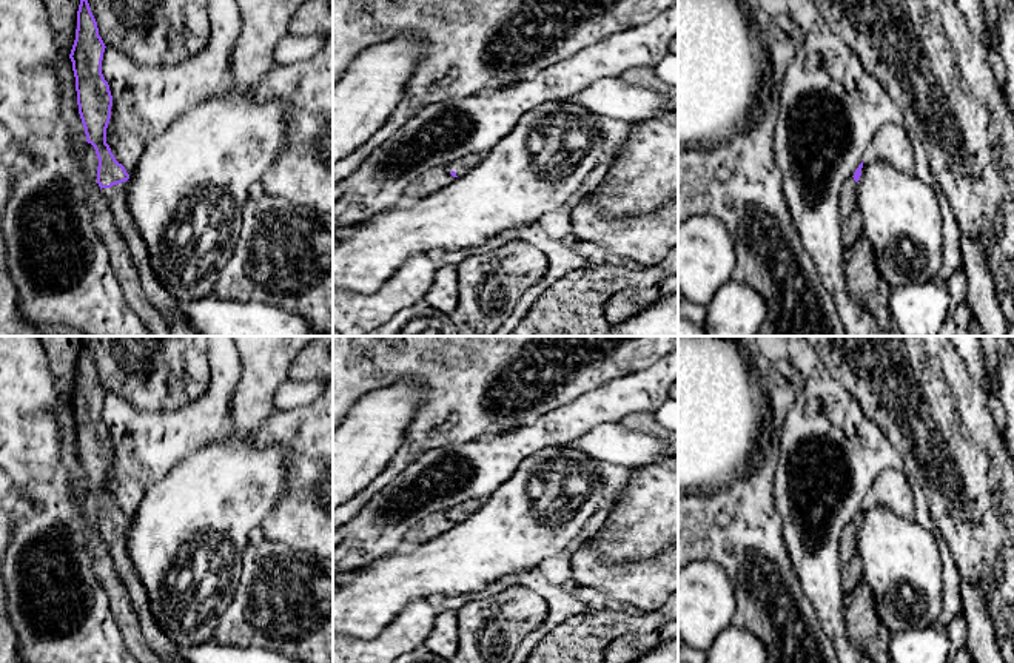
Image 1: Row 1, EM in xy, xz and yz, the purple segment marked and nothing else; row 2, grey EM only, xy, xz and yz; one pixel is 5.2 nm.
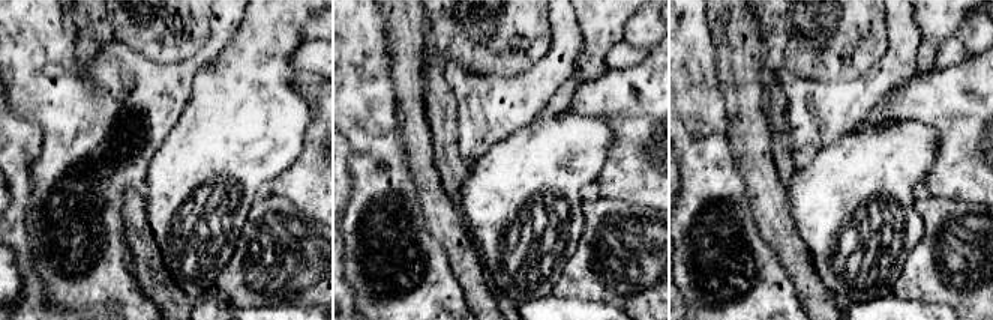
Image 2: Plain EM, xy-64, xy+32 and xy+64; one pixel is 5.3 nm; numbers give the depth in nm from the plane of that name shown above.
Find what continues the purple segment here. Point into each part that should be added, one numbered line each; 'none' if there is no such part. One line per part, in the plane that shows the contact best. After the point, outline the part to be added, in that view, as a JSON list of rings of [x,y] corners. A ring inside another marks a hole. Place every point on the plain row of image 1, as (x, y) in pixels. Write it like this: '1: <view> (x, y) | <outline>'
1: xy (168, 652) | [[[128,526],[112,530],[111,533],[102,533],[102,538],[108,546],[114,567],[129,594],[140,631],[149,648],[163,663],[186,663],[183,651],[166,637],[159,623],[153,618],[145,586],[126,550],[126,533]]]

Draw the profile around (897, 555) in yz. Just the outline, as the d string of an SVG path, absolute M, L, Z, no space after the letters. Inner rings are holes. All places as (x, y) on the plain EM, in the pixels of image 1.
M865 504L857 527L861 575L891 634L937 626L943 564L934 535L883 504Z

